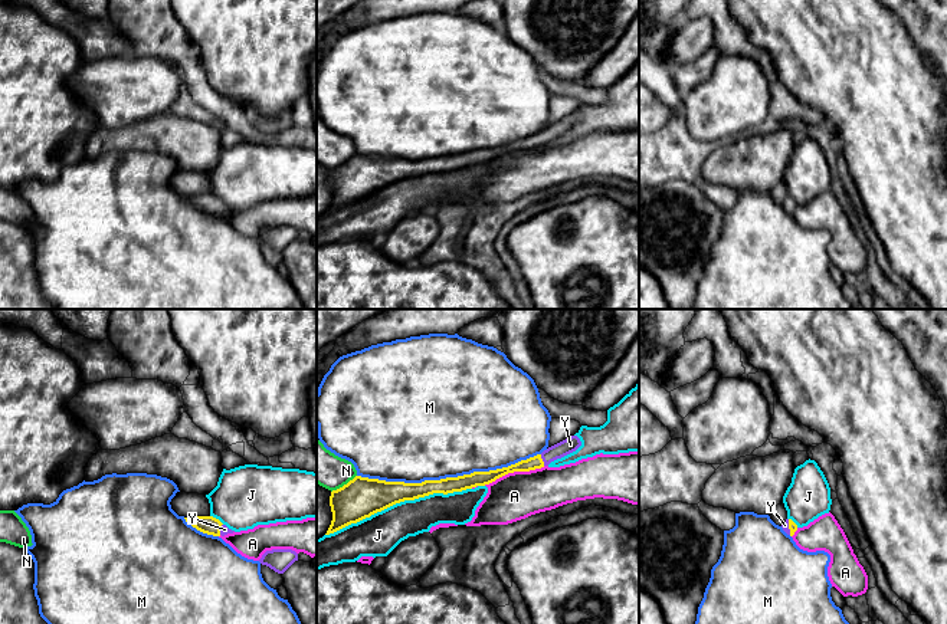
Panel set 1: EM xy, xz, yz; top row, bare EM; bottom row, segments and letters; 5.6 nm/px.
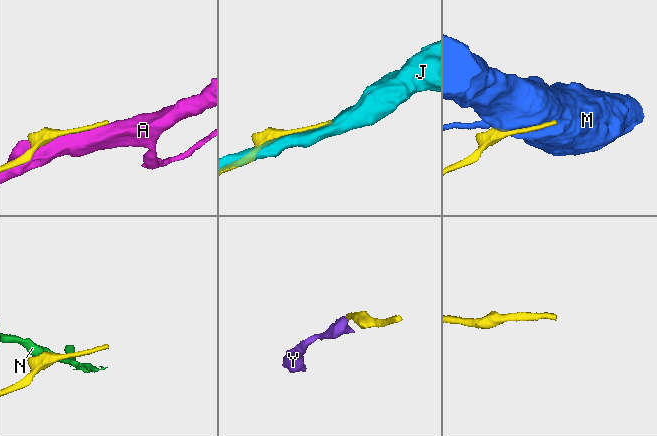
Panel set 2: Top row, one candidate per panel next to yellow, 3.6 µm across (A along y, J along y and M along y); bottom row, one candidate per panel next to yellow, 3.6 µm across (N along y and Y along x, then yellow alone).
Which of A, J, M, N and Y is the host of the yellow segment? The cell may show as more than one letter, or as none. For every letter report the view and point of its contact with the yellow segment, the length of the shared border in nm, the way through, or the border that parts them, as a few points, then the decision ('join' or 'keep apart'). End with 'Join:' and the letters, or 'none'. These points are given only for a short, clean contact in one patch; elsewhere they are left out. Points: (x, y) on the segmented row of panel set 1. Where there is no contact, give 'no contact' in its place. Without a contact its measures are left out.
A: contact xz (514, 470); length 360 nm; keep apart
J: contact xz (397, 502); length 850 nm; keep apart
M: contact xz (448, 478); length 1050 nm; keep apart
N: contact xz (344, 485); length 170 nm; border xz (356, 475), (331, 492); keep apart
Y: contact xz (541, 460); length 70 nm; way xz (536, 462), (541, 460), (570, 444); join
Join: Y

